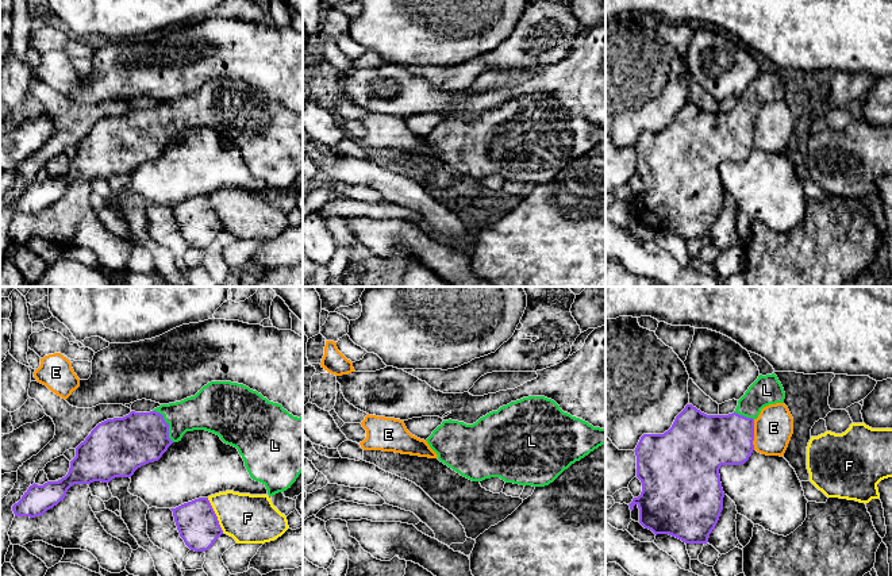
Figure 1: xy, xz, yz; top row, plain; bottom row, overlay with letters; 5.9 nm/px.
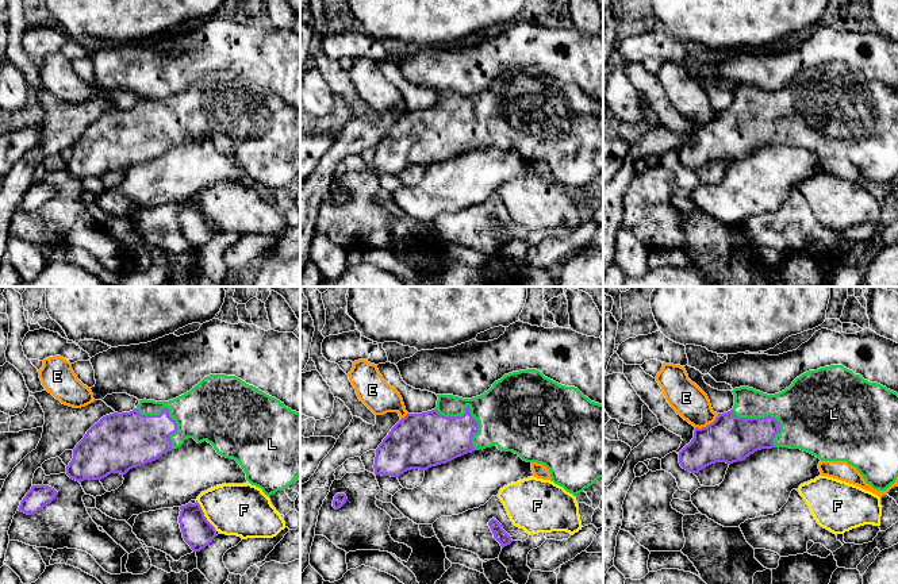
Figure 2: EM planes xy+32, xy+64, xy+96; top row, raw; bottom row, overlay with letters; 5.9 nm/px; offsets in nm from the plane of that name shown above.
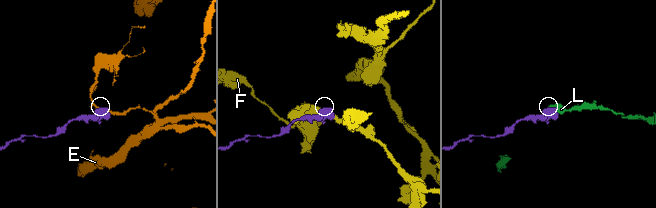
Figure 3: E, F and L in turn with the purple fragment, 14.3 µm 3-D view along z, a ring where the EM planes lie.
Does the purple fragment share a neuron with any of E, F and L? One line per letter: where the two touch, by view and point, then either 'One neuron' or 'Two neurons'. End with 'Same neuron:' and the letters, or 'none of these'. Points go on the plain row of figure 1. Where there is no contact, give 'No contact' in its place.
E: Touches purple at yz (753, 131). Two neurons
F: Touches purple at xy (215, 212). Two neurons
L: Touches purple at xy (166, 121). One neuron
Same neuron: L

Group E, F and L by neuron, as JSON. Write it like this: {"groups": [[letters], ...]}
{"groups": [["E"], ["F"], ["L"]]}

